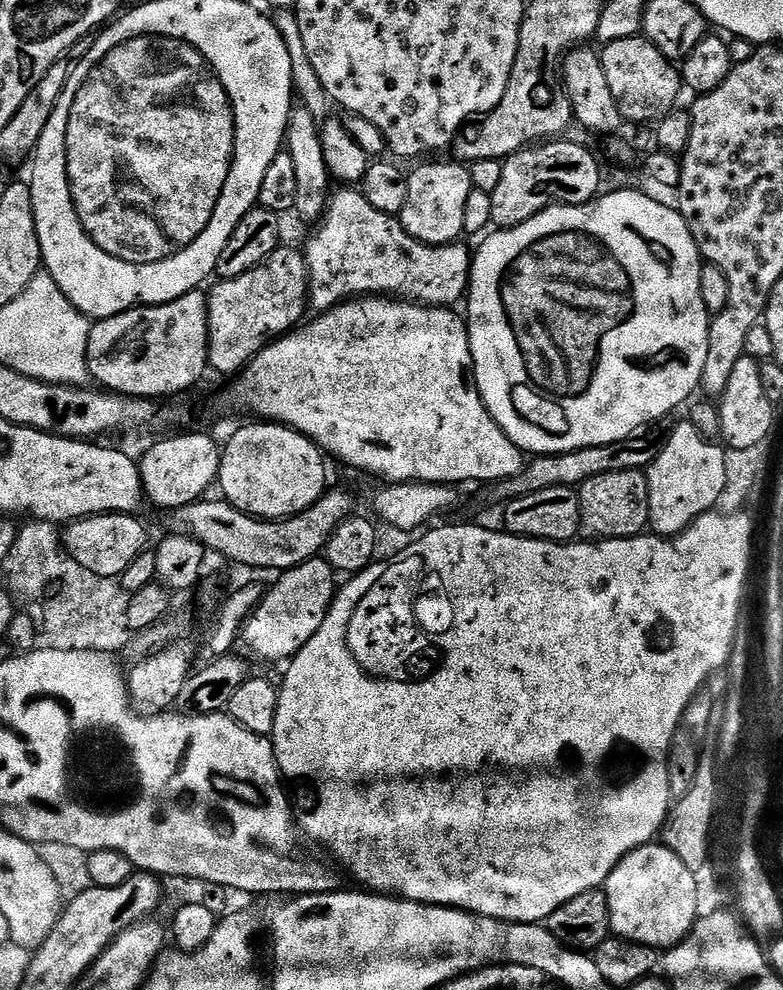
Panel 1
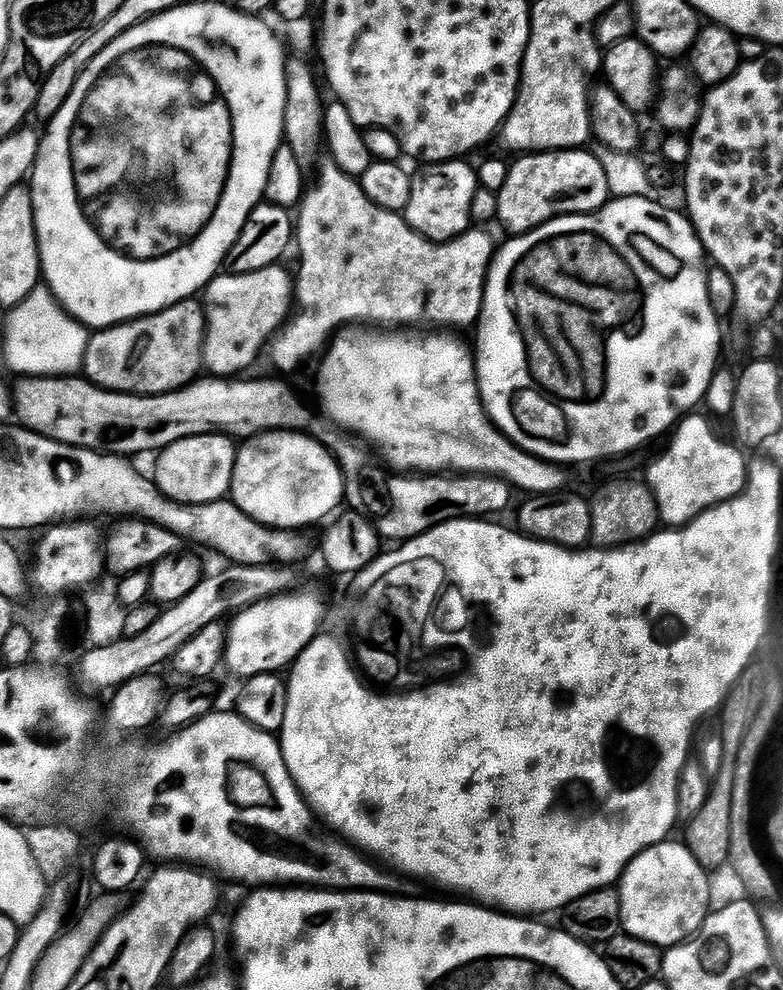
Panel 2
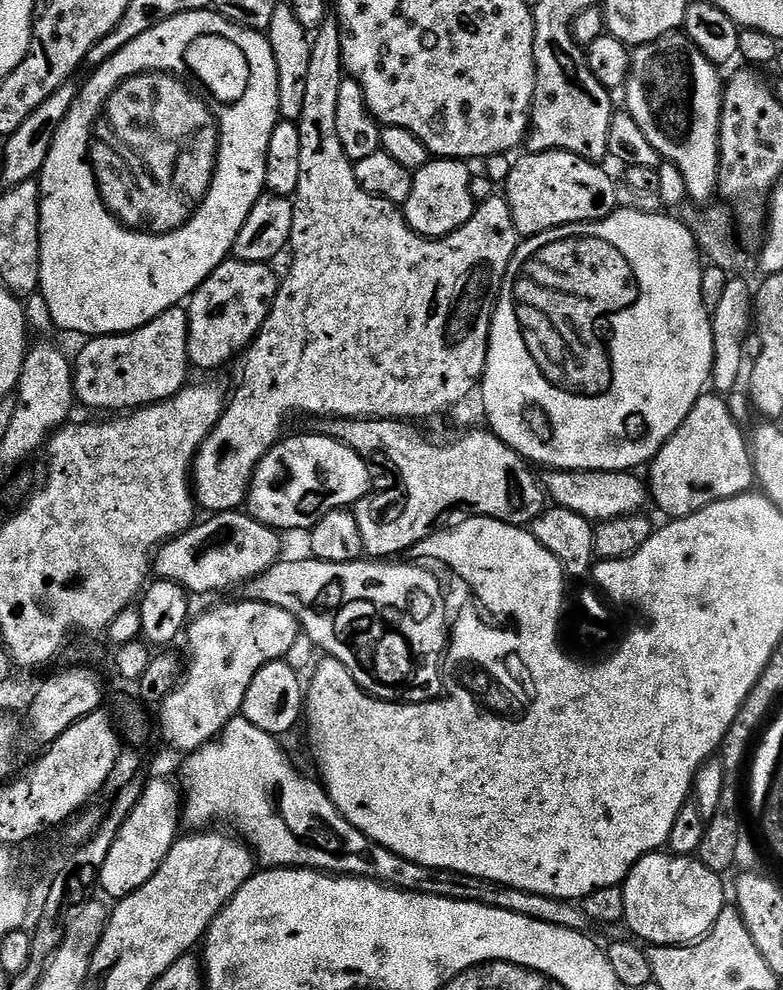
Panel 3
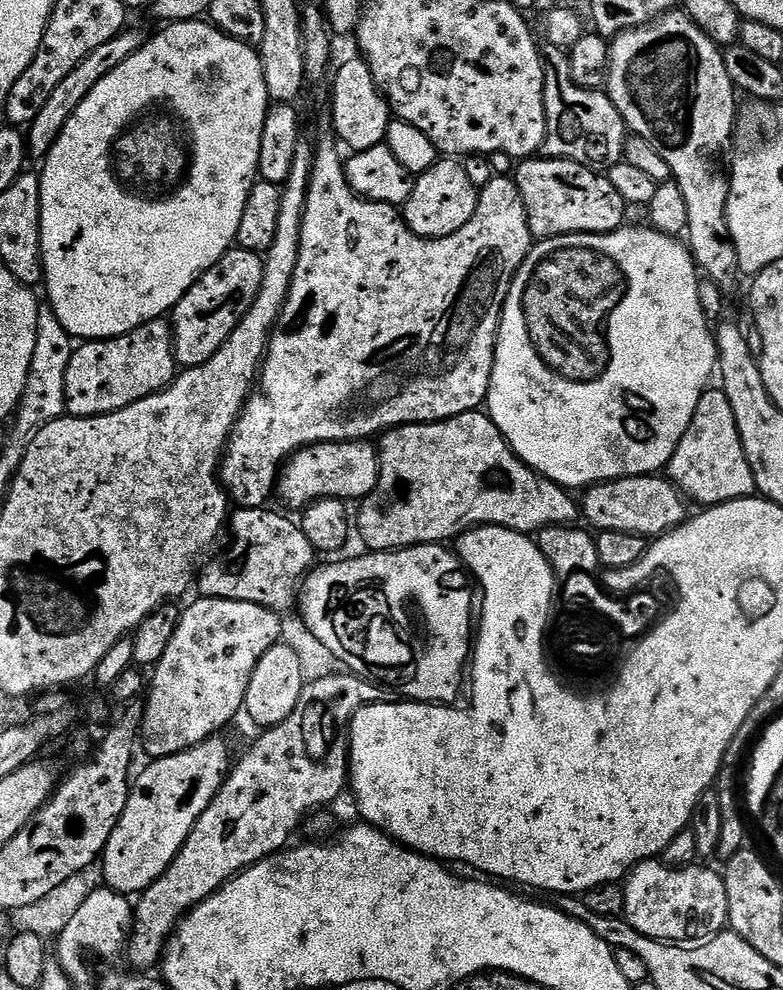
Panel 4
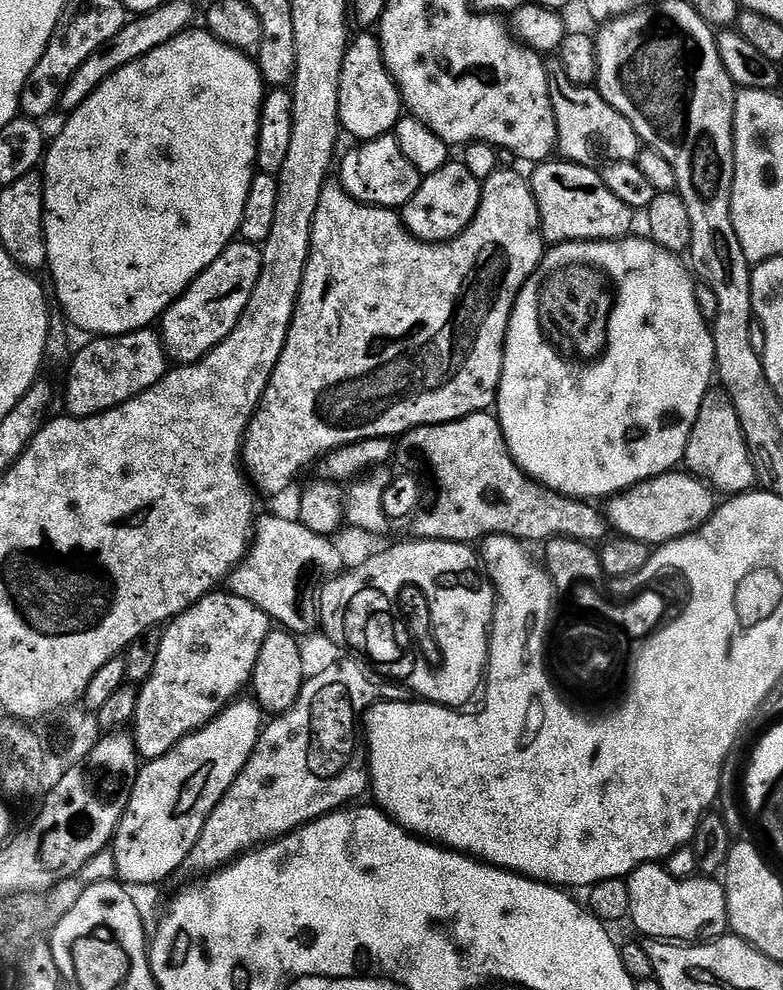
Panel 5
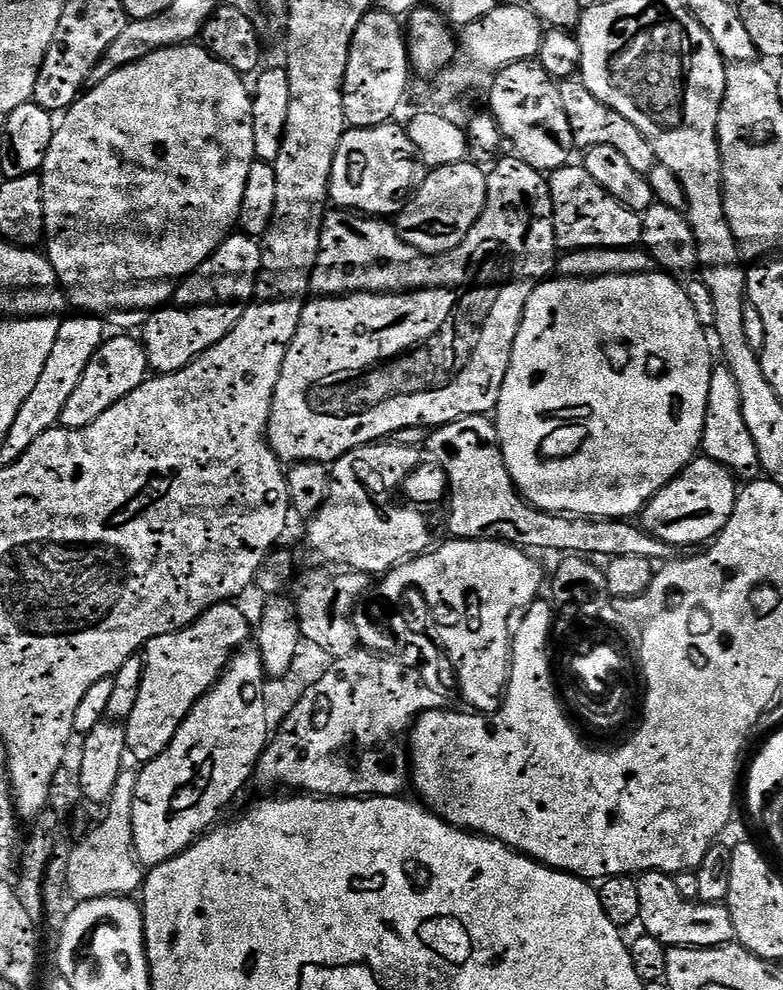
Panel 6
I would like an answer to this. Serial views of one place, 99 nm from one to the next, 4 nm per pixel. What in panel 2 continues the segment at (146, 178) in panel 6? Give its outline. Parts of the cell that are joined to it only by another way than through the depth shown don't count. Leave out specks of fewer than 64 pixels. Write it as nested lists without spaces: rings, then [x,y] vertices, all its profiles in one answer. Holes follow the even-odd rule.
[[[189,2],[186,6],[178,6],[174,10],[166,10],[162,14],[158,14],[154,18],[150,18],[146,22],[142,22],[138,26],[134,26],[134,30],[126,30],[126,34],[122,34],[122,38],[118,38],[115,42],[110,42],[110,46],[106,46],[106,50],[102,50],[102,54],[98,54],[98,58],[94,62],[90,62],[90,66],[86,66],[86,70],[82,70],[82,78],[78,78],[78,83],[74,85],[74,90],[70,93],[70,98],[66,98],[66,102],[62,102],[62,110],[58,110],[58,114],[54,114],[50,120],[47,121],[46,127],[43,129],[40,137],[40,149],[38,150],[38,158],[36,165],[32,167],[32,175],[30,177],[30,187],[32,190],[32,197],[34,198],[34,218],[36,219],[36,233],[38,234],[38,246],[40,247],[40,270],[42,273],[43,283],[50,291],[56,295],[56,301],[64,307],[64,311],[74,320],[79,320],[85,328],[89,330],[99,330],[101,328],[112,328],[116,324],[125,324],[127,320],[136,320],[139,316],[149,316],[155,312],[166,310],[170,306],[174,306],[183,300],[191,300],[197,294],[203,293],[208,284],[214,277],[225,267],[228,259],[228,252],[234,246],[234,242],[238,242],[238,234],[242,234],[242,226],[246,226],[246,218],[250,218],[250,214],[255,208],[264,200],[264,191],[266,190],[266,178],[270,178],[270,162],[274,162],[274,154],[285,143],[284,138],[284,119],[286,118],[286,51],[280,45],[278,37],[272,33],[270,25],[264,21],[260,16],[248,16],[244,12],[235,12],[233,8],[228,7],[227,3],[220,2],[220,4],[196,4],[196,2]],[[150,43],[167,43],[177,44],[182,48],[188,48],[189,52],[196,52],[200,56],[200,60],[204,60],[204,64],[208,64],[208,68],[212,68],[212,76],[216,76],[216,80],[220,81],[221,88],[225,90],[228,95],[228,100],[231,101],[232,110],[235,113],[236,122],[236,162],[235,168],[232,169],[231,183],[228,183],[228,190],[224,195],[223,203],[220,204],[219,211],[216,212],[216,219],[209,224],[207,232],[200,236],[199,240],[195,242],[192,248],[185,248],[183,252],[178,252],[174,256],[169,256],[166,260],[159,260],[152,264],[132,264],[132,261],[121,260],[120,257],[115,256],[108,248],[93,236],[91,228],[84,223],[84,219],[80,216],[80,210],[77,208],[77,195],[79,189],[76,186],[76,170],[77,167],[71,162],[71,148],[72,139],[69,137],[69,129],[72,126],[72,120],[75,120],[77,109],[80,108],[82,99],[88,88],[93,88],[95,83],[100,81],[102,75],[102,66],[109,66],[119,62],[119,56],[124,52],[128,52],[130,48],[139,47],[142,44]]]

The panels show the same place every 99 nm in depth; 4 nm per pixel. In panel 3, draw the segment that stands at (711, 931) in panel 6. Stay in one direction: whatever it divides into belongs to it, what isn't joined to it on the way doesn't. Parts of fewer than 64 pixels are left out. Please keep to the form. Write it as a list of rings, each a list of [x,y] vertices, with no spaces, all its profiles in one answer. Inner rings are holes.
[[[667,851],[650,852],[628,872],[622,887],[626,898],[623,923],[633,932],[637,941],[648,946],[687,946],[704,939],[724,912],[726,901],[723,894],[721,873],[710,870],[698,858],[667,856]]]

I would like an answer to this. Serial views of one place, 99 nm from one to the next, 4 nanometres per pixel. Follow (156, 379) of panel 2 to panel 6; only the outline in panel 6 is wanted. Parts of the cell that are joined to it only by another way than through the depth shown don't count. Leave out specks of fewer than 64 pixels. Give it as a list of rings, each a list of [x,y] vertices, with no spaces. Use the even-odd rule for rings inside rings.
[[[116,334],[116,337],[105,339],[100,348],[92,355],[78,386],[74,386],[74,394],[70,394],[70,402],[66,402],[66,410],[62,410],[59,427],[84,428],[94,422],[110,406],[114,406],[126,394],[138,390],[145,380],[149,379],[148,355],[143,343],[132,334]]]

